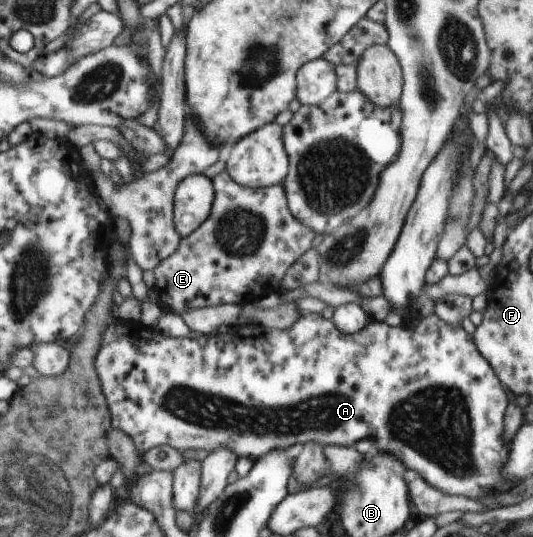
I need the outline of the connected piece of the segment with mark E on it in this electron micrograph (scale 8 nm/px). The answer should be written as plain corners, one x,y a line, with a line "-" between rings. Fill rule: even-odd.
226,171
215,176
212,183
215,199
209,217
191,235
182,237
177,251
152,271
156,277
154,290
158,293
159,302
164,309
176,314
196,307
207,308
221,304
241,306
252,303
251,299
277,293
289,267
311,249
315,239
315,233
291,215
283,185
251,189
239,185

